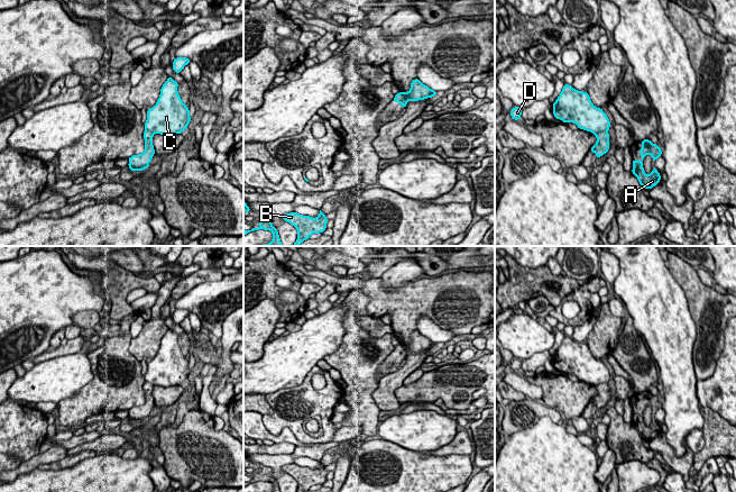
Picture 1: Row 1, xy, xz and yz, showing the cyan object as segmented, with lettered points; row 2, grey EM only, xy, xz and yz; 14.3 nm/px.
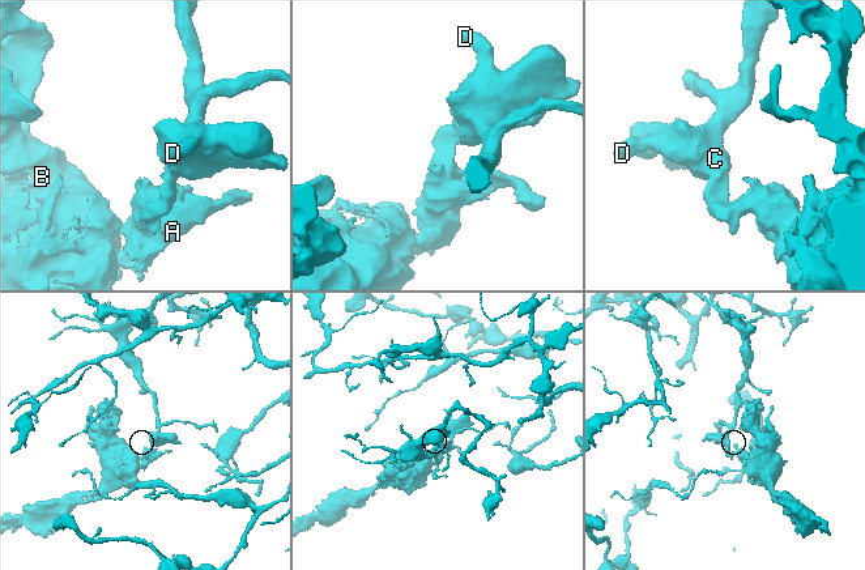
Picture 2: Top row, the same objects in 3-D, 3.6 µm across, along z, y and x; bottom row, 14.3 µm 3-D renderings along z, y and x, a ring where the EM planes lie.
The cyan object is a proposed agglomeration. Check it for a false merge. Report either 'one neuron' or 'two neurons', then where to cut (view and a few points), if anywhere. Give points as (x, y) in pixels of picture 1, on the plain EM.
two neurons | yz (607, 382), (600, 382), (595, 385)

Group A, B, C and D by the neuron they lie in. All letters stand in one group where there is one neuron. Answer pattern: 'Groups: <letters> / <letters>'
Groups: A B / C D

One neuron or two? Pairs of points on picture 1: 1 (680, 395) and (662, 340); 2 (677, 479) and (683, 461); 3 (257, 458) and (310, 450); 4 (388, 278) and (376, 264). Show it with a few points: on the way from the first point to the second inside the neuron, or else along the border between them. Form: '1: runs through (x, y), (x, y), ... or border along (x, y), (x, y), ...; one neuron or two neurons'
1: runs through (679, 382), (673, 354); one neuron
2: border along (674, 471), (684, 480); two neurons
3: runs through (270, 459), (288, 458), (296, 454); one neuron
4: border along (405, 257), (393, 264), (380, 276); two neurons

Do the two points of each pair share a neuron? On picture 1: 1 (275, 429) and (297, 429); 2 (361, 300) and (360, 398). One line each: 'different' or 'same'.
1: same
2: same

